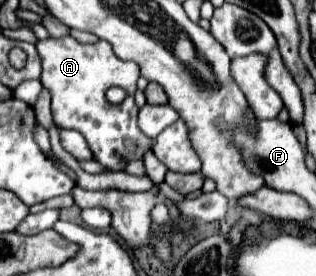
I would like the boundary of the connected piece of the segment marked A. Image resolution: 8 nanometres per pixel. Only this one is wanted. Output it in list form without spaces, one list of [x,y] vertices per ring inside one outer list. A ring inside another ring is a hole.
[[[71,36],[49,38],[47,42],[37,44],[37,52],[41,56],[41,84],[51,92],[51,110],[55,116],[55,124],[65,124],[65,128],[77,130],[87,140],[95,160],[107,166],[111,172],[123,170],[127,162],[142,158],[147,175],[155,185],[164,181],[168,169],[161,163],[152,151],[153,140],[147,140],[137,126],[137,106],[145,106],[145,94],[135,92],[139,80],[139,66],[135,62],[123,62],[115,56],[111,44],[79,44]],[[111,86],[119,86],[127,92],[127,98],[121,104],[109,104],[105,92]],[[135,94],[135,102],[133,102]],[[135,114],[135,120],[131,120]],[[143,154],[144,157],[143,157]]]

